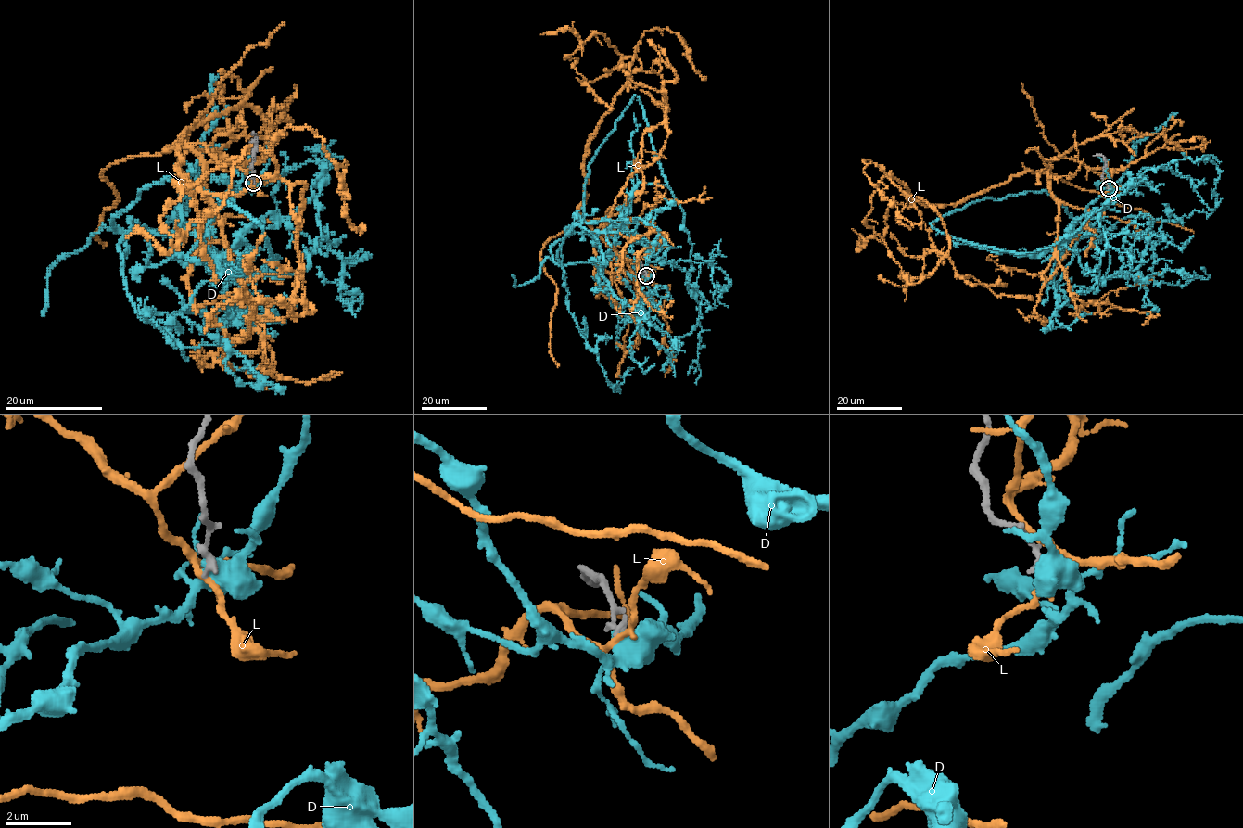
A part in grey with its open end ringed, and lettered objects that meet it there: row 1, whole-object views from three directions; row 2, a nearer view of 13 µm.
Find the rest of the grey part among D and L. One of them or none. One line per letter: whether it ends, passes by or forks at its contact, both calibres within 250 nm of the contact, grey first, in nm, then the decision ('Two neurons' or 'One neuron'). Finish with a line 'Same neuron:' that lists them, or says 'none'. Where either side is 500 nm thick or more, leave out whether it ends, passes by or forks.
D: It passes by. Thickness 240 nm (grey) against 460 nm. Two neurons
L: It forks there. Thickness 220 nm (grey) against 170 nm. Two neurons
Same neuron: none

